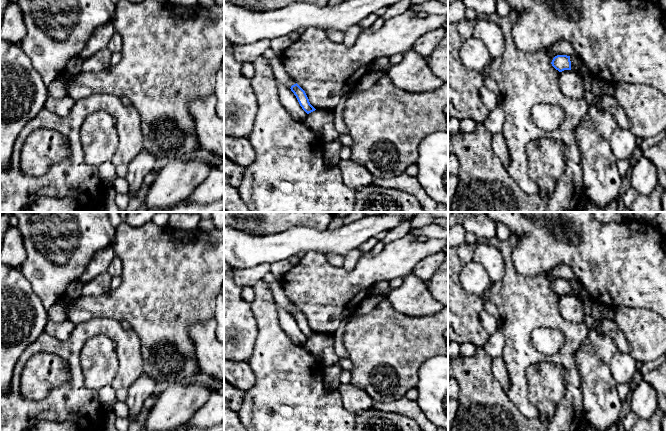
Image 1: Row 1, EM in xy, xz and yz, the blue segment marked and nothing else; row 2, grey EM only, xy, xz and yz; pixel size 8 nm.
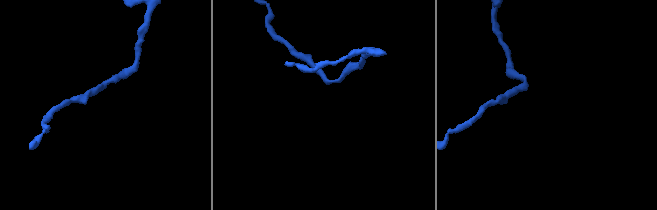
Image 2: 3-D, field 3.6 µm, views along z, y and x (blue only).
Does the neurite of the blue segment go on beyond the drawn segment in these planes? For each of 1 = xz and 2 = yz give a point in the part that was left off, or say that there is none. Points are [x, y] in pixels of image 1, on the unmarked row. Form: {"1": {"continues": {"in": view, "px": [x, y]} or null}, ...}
{"1": {"continues": null}, "2": {"continues": null}}

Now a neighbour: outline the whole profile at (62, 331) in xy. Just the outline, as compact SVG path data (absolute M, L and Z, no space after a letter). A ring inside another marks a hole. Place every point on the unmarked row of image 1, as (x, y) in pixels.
M49 319L45 332L60 341L66 341L71 336L74 328L75 324L69 320L53 322Z

